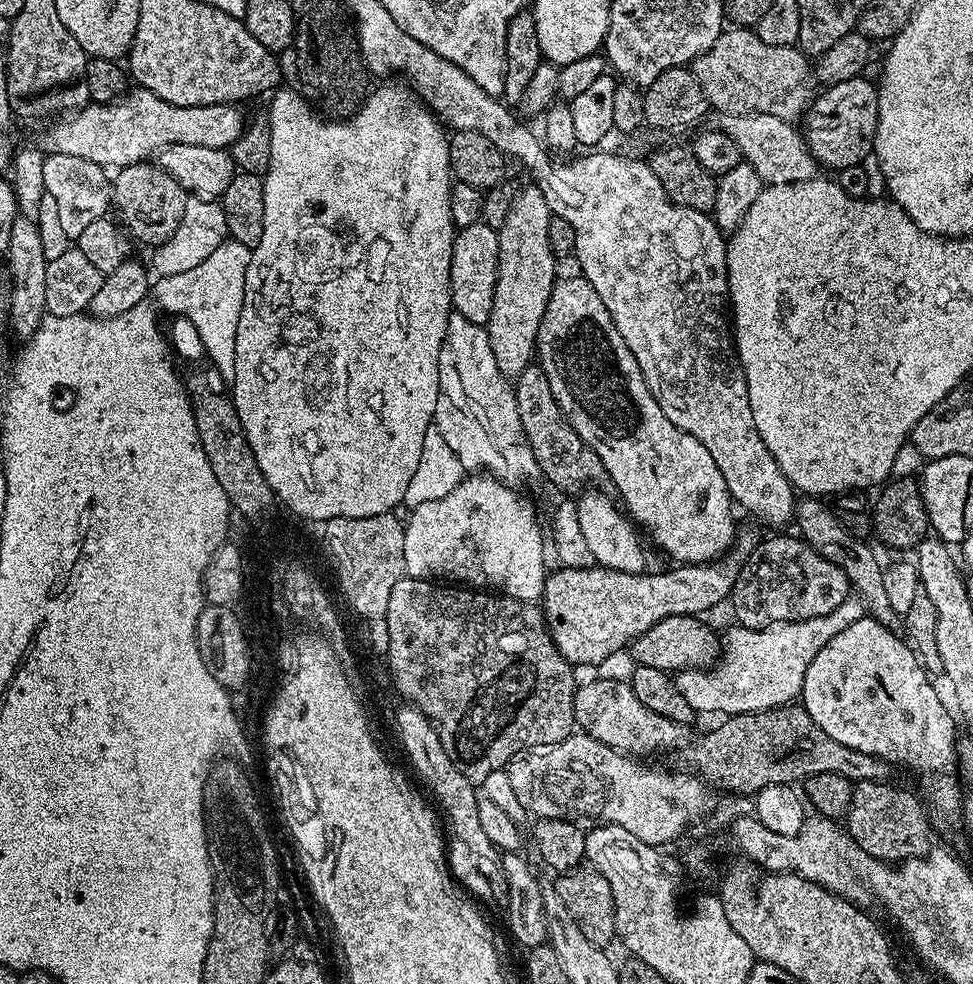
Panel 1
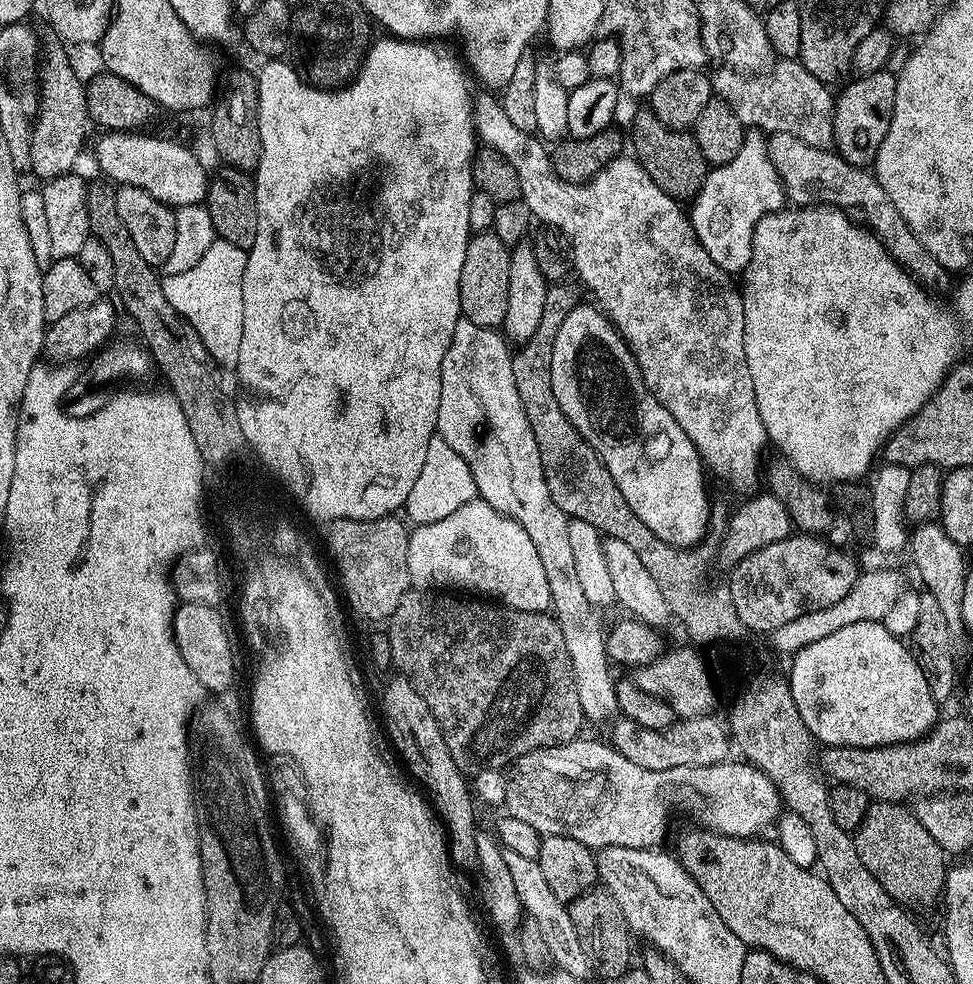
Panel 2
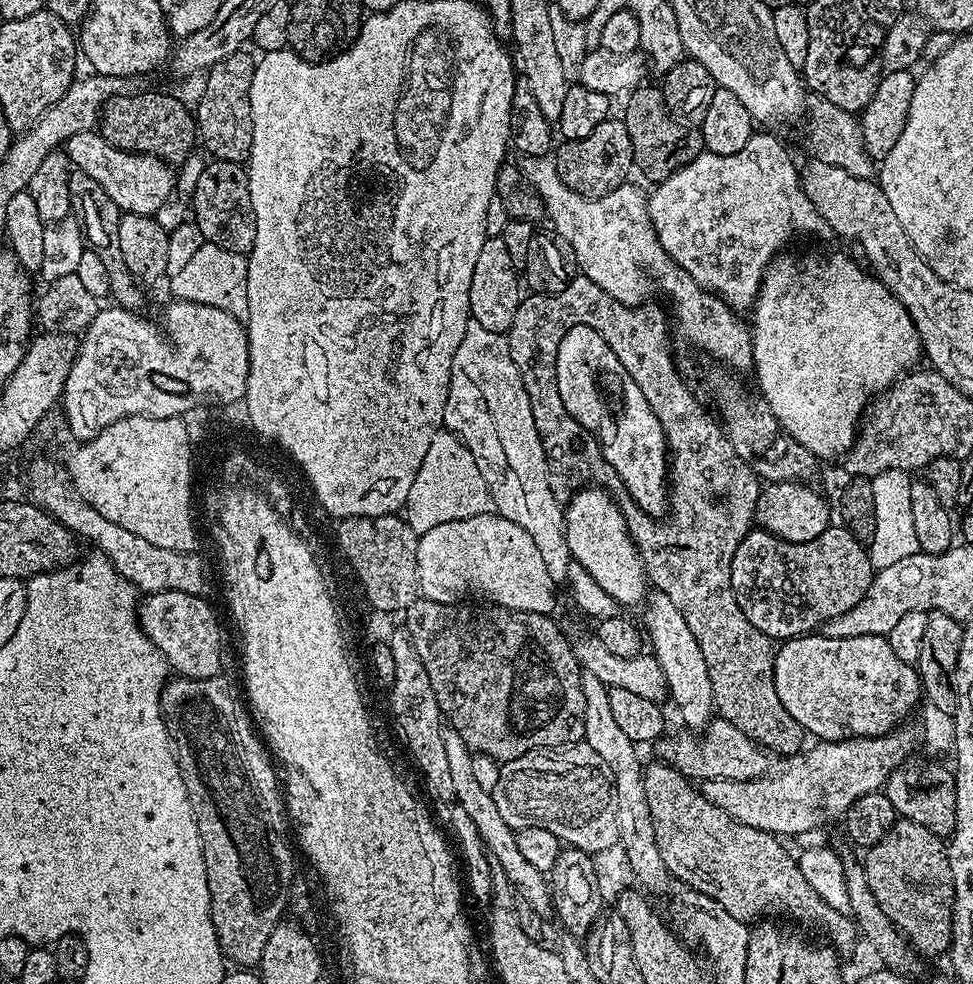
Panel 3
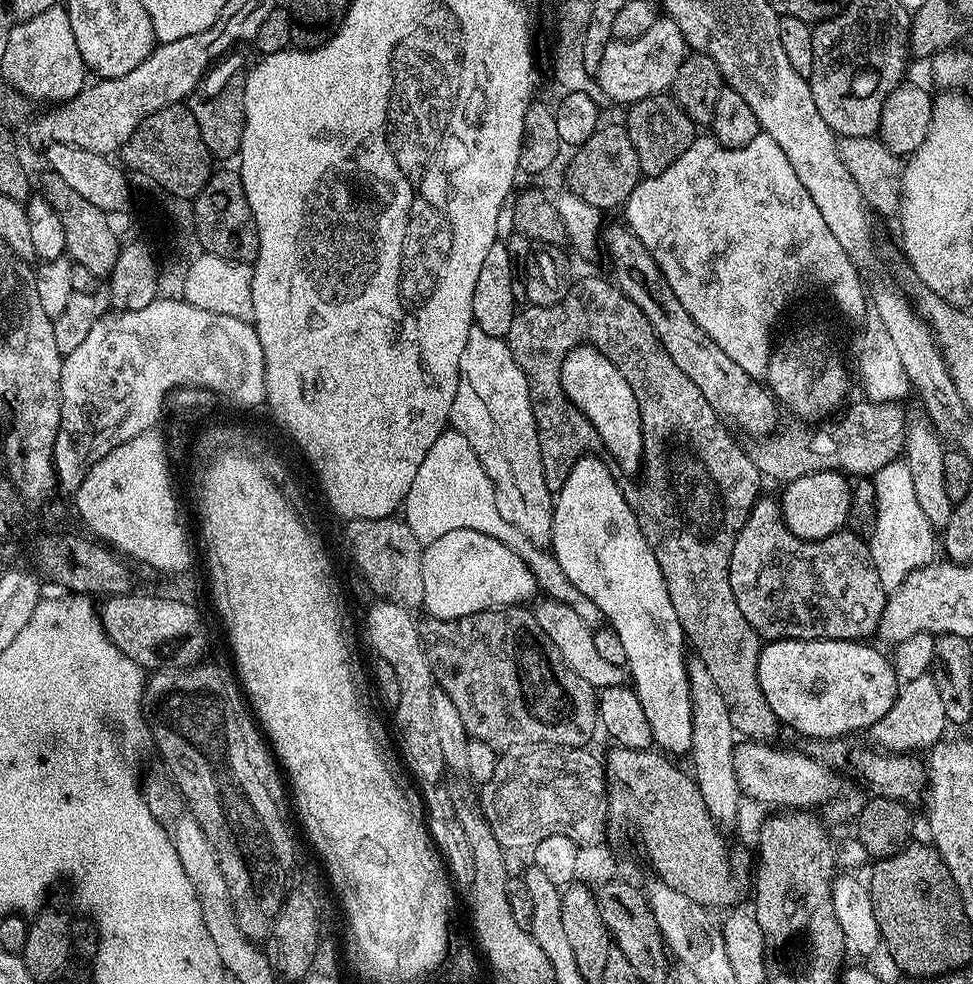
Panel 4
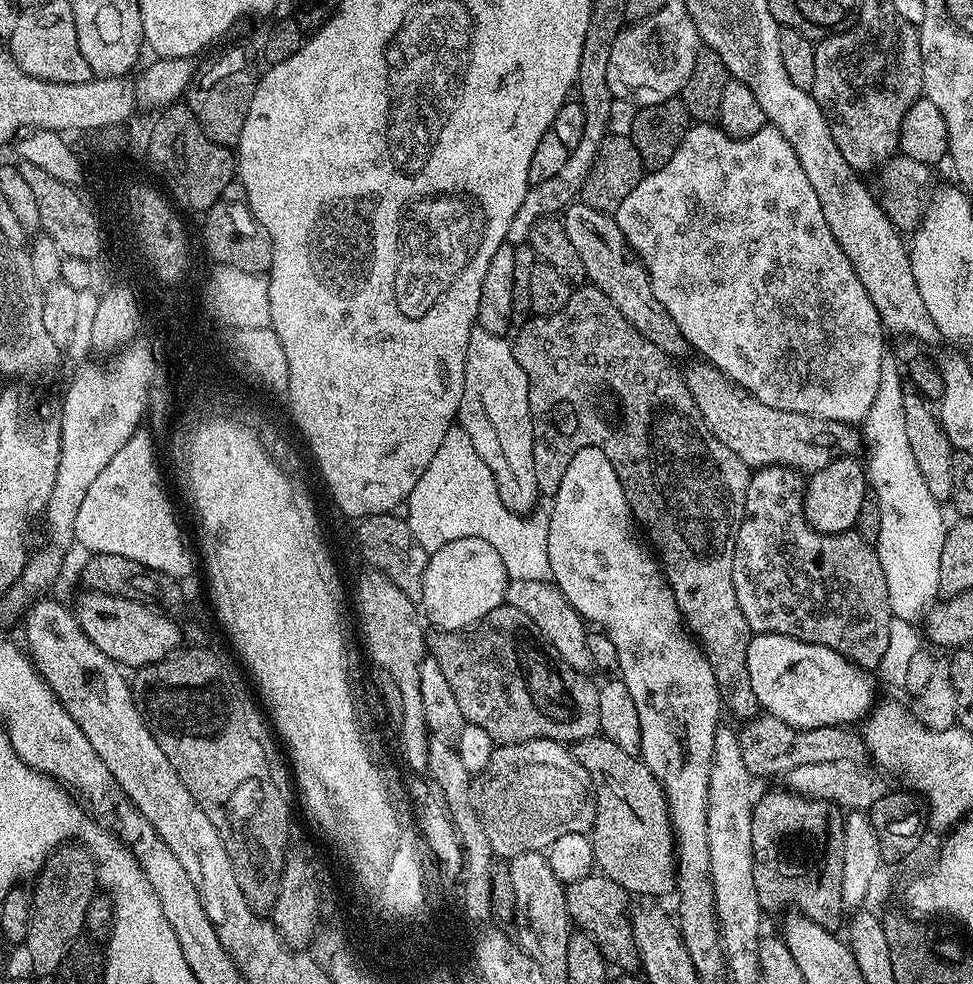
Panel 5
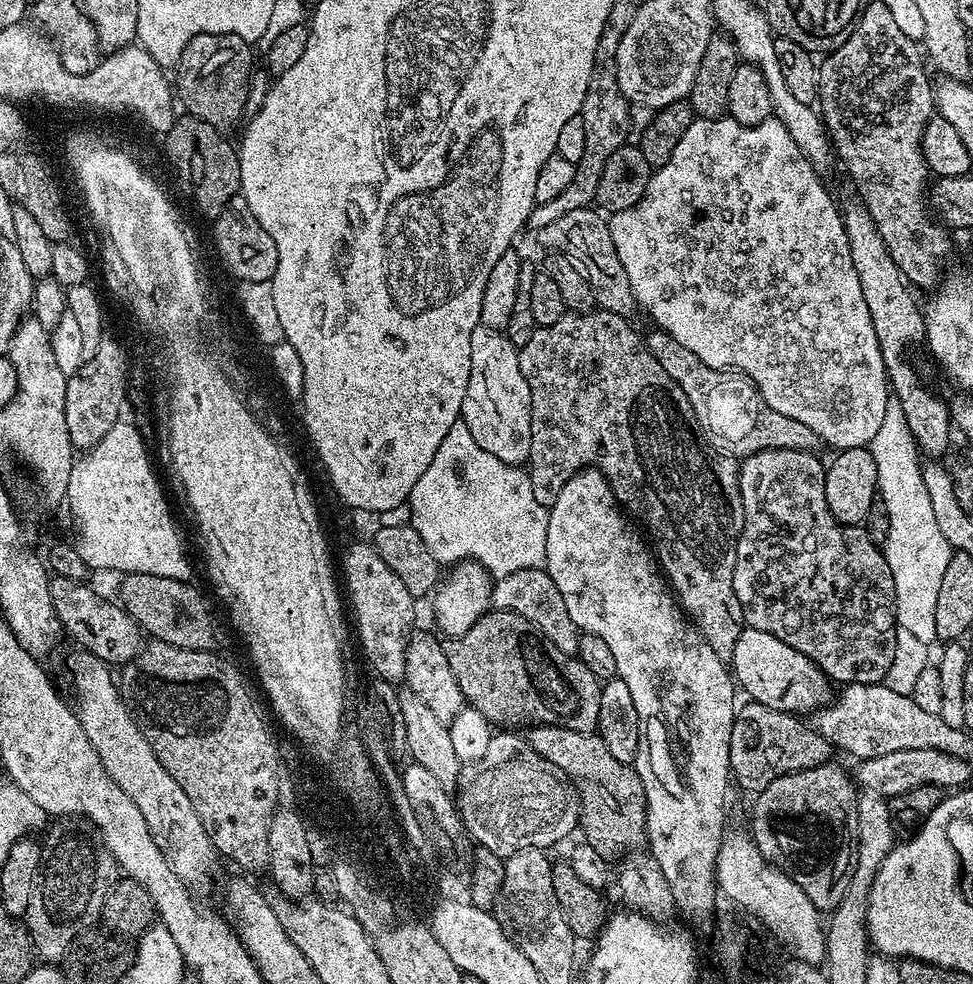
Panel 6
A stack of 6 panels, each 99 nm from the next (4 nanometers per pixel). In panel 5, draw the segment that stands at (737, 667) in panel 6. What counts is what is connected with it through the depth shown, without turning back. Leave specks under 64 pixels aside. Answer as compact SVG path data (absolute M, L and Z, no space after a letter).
M762 632L753 635L746 650L746 670L750 672L750 687L754 690L754 698L758 698L761 709L767 715L778 718L796 729L855 725L855 720L856 723L863 721L878 700L878 684L871 671L859 668L851 660L826 646L802 642L782 634Z

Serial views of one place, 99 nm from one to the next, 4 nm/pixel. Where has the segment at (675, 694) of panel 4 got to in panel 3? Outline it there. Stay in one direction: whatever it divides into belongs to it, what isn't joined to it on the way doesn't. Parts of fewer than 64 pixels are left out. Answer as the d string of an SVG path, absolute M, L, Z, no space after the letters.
M585 486L567 501L564 508L564 533L573 561L585 568L590 578L594 578L594 582L598 582L598 586L606 590L606 594L610 594L617 605L639 605L645 599L646 577L640 552L630 538L624 515L606 490Z

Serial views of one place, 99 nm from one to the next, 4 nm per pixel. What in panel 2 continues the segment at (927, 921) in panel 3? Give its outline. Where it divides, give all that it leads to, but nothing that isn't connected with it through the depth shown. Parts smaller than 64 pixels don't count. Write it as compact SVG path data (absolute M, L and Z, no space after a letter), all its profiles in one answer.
M876 802L869 807L864 821L854 833L858 858L862 858L862 866L870 870L878 878L878 882L901 906L907 906L909 909L916 910L919 904L932 904L941 899L944 890L944 878L946 875L946 853L943 848L930 838L926 826L918 822L915 811L911 807L905 806L900 802Z

